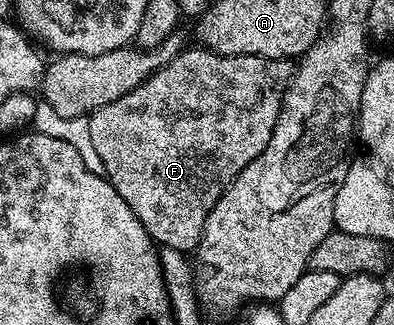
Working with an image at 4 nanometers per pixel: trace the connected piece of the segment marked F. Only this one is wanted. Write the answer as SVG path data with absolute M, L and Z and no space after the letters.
M184 48L180 54L169 64L165 64L153 76L149 76L140 86L133 88L133 92L125 92L121 100L113 100L113 104L105 104L105 108L97 108L89 116L89 140L93 140L93 148L97 156L101 156L103 165L103 174L108 182L117 188L121 200L133 208L137 220L149 232L151 241L167 250L182 250L184 252L193 252L201 240L201 232L205 228L205 220L217 204L217 200L233 184L233 180L249 165L261 152L265 152L265 144L273 136L273 128L277 124L277 116L283 108L283 93L287 90L287 83L291 81L293 66L285 58L262 58L252 54L242 54L241 56L225 56L224 54L215 54L212 50L198 48L191 50Z

